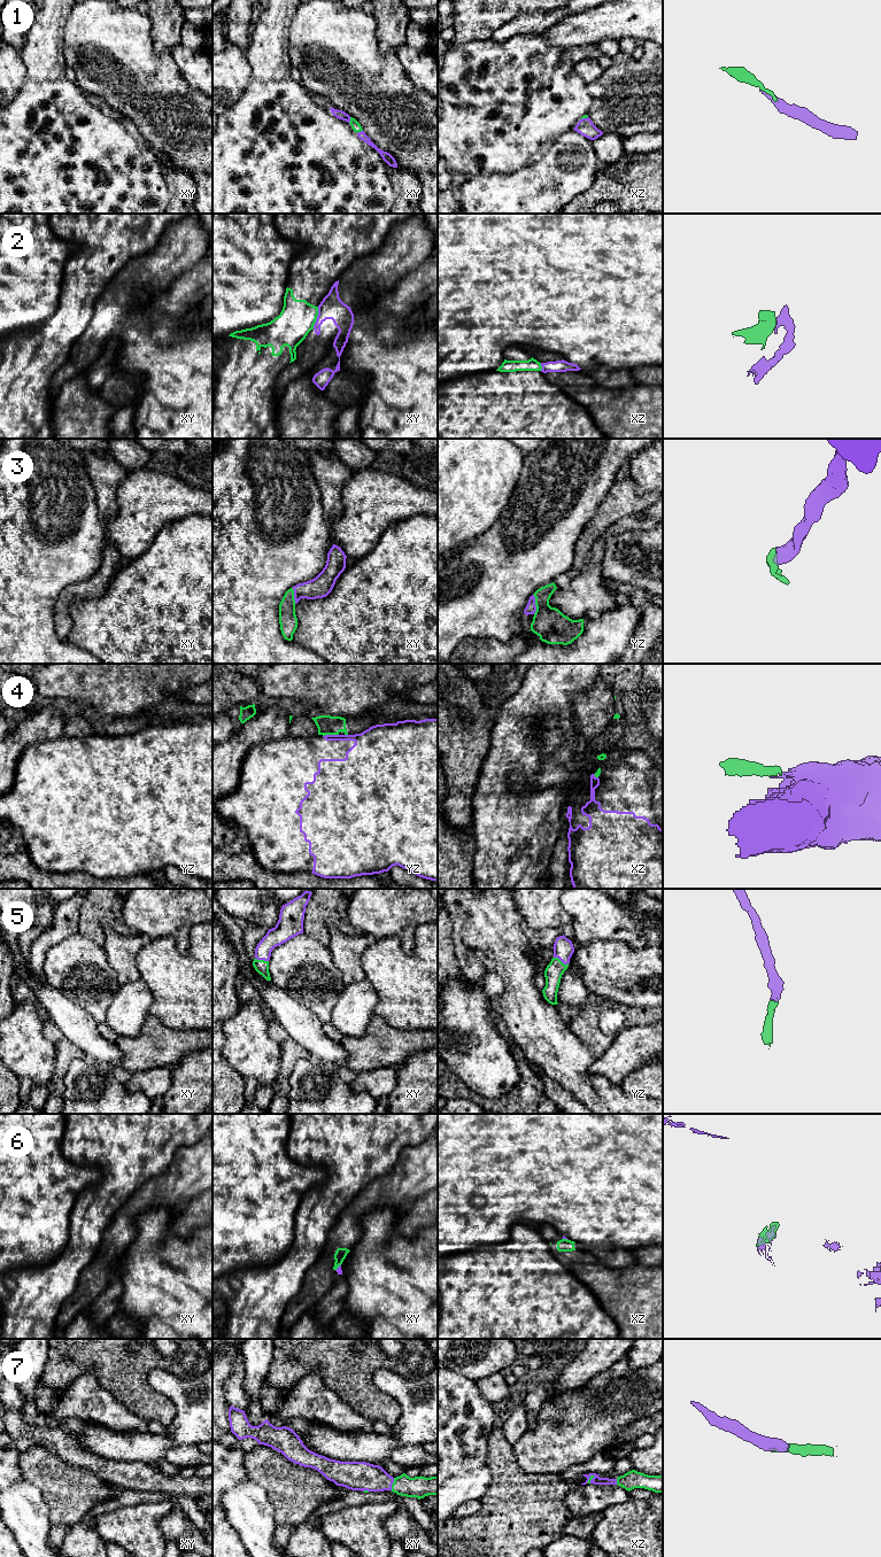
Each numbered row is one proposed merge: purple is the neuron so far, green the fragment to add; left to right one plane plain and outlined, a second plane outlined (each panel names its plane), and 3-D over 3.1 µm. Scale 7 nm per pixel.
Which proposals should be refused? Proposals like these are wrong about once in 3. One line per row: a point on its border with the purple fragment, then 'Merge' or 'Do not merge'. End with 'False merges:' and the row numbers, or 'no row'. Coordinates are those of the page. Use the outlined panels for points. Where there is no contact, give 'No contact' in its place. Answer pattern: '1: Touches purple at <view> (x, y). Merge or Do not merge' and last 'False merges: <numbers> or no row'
1: Touches purple at xy (358, 132). Merge
2: Touches purple at xy (317, 317). Do not merge
3: Touches purple at yz (534, 604). Merge
4: Touches purple at yz (330, 735). Do not merge
5: Touches purple at yz (561, 960). Merge
6: Touches purple at xy (338, 1268). Do not merge
7: Touches purple at xy (392, 1484). Merge
False merges: 2, 4, 6

